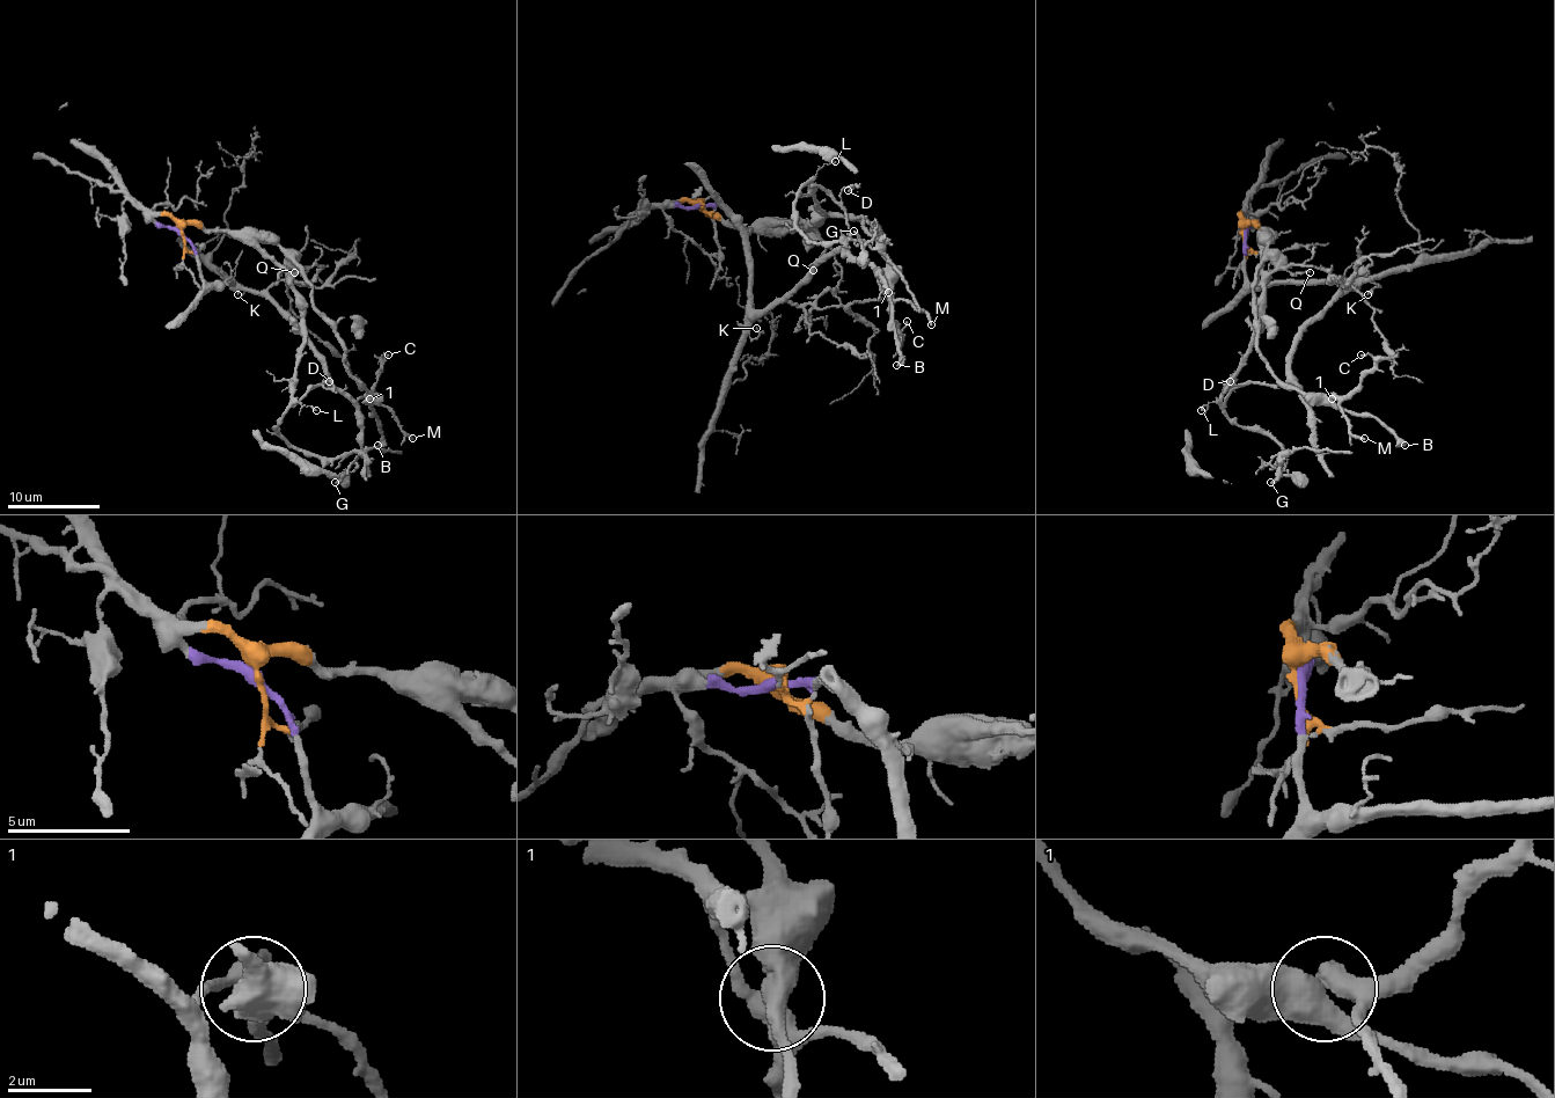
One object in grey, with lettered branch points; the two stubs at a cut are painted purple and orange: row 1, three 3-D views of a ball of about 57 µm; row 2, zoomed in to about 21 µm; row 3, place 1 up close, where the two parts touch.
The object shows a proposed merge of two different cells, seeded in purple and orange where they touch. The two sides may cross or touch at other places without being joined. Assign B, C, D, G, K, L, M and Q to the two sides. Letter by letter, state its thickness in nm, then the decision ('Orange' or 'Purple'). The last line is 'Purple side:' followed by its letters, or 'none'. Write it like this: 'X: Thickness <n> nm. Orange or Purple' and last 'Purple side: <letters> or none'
B: Thickness 400 nm. Orange
C: Thickness 140 nm. Purple
D: Thickness 180 nm. Purple
G: Thickness 240 nm. Orange
K: Thickness 90 nm. Purple
L: Thickness 120 nm. Orange
M: Thickness 240 nm. Purple
Q: Thickness 110 nm. Orange
Purple side: C, D, K, M

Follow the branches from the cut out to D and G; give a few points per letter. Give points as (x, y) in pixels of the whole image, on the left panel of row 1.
D: (180, 232), (205, 283), (251, 287), (301, 331), (322, 364), (329, 385), (322, 385), (331, 387), (329, 380)
G: (182, 232), (244, 232), (285, 271), (303, 345), (276, 427), (294, 448), (334, 458), (345, 471), (336, 483)

